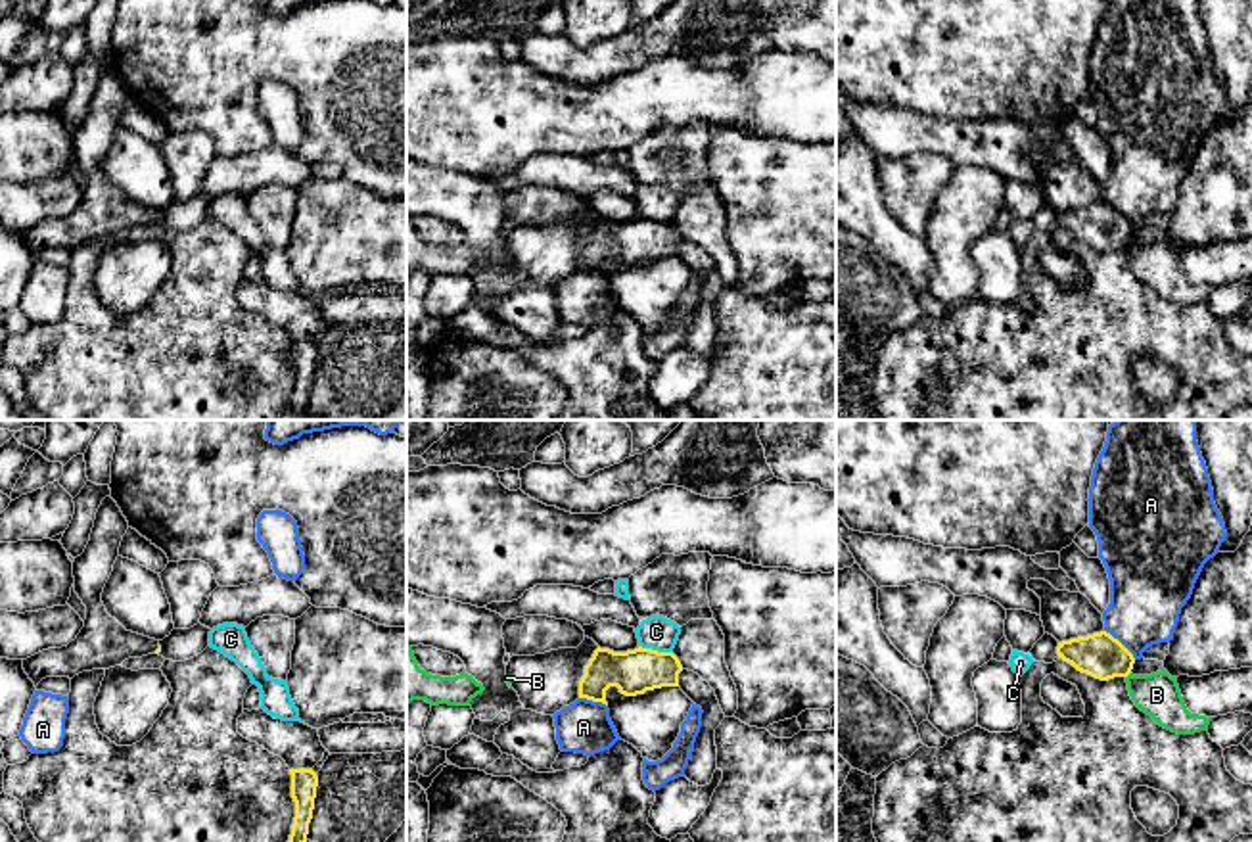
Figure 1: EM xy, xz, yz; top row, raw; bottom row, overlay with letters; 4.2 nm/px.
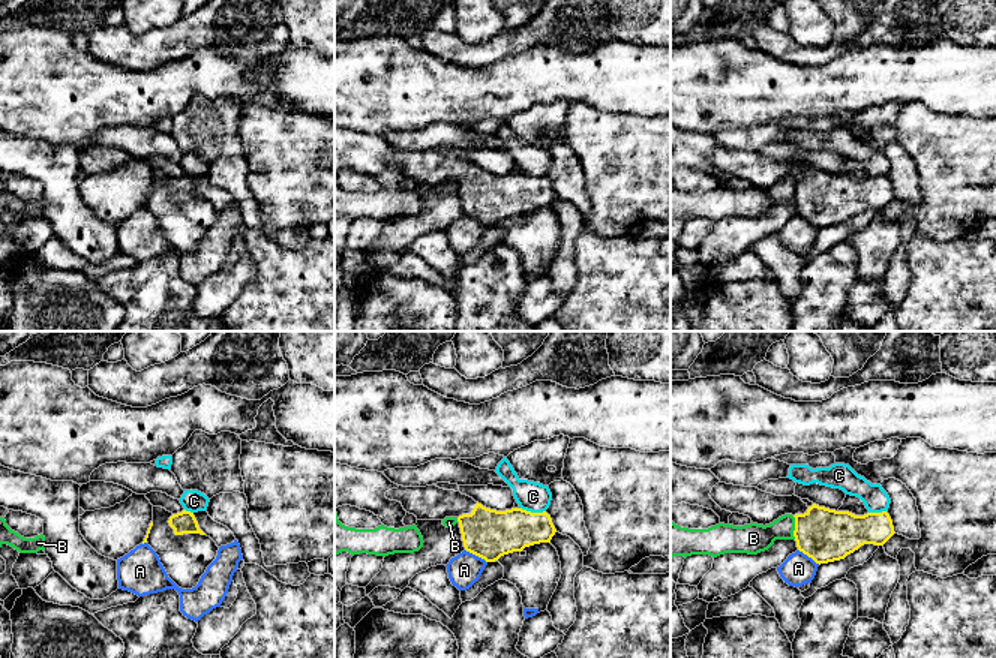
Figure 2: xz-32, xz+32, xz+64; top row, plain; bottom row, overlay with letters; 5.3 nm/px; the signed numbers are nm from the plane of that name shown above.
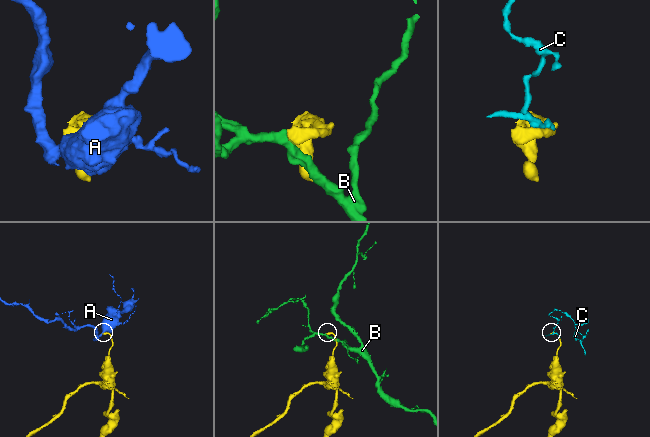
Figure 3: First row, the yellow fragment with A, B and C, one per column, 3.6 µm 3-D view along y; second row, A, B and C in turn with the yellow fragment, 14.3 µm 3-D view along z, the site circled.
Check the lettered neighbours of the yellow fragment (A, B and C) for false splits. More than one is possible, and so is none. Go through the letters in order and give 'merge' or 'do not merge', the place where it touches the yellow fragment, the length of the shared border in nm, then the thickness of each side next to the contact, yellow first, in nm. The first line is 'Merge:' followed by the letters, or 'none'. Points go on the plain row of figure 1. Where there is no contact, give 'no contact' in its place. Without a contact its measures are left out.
Merge: none
A: do not merge; meets yellow in yz at (1120, 213); contact 180 nm long; 190 nm thick on the yellow side, 320 nm on the other
B: do not merge; meets yellow in yz at (1128, 244); contact 40 nm long; 190 nm thick on the yellow side, 180 nm on the other
C: do not merge; meets yellow in xz at (656, 221); contact 150 nm long; 190 nm thick on the yellow side, 140 nm on the other

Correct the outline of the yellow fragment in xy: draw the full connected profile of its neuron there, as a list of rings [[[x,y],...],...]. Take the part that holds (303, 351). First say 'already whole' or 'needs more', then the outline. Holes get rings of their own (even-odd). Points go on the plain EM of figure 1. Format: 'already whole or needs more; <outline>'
already whole; [[[290,339],[291,368],[295,372],[295,387],[290,410],[280,420],[297,420],[307,412],[309,393],[313,389],[318,347],[313,339]]]

